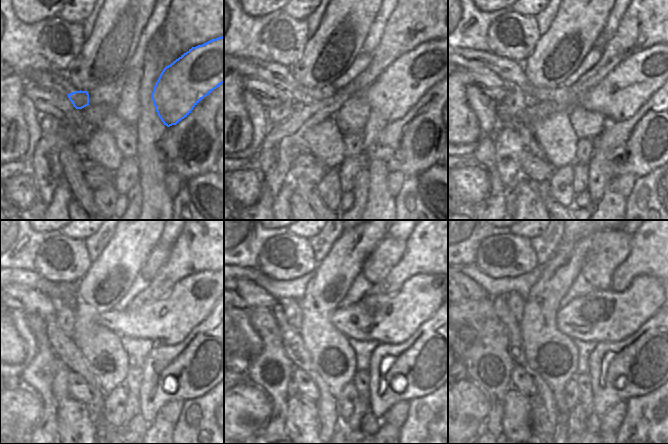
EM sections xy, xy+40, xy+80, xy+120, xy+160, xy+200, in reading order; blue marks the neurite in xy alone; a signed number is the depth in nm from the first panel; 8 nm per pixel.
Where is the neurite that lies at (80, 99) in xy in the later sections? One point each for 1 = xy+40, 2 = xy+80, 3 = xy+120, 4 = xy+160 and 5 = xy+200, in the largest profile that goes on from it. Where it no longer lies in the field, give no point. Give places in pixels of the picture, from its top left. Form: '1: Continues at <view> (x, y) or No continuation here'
1: Continues at xy+40 (302, 97)
2: Continues at xy+80 (618, 96)
3: Continues at xy+120 (167, 321)
4: Continues at xy+160 (393, 318)
5: Continues at xy+200 (602, 315).

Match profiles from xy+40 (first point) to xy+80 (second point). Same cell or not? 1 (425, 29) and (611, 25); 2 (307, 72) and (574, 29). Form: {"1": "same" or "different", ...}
{"1": "different", "2": "same"}

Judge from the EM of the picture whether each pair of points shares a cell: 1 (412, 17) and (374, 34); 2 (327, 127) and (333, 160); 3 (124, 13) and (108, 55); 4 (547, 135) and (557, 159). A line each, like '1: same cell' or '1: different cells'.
1: different cells
2: same cell
3: same cell
4: same cell

